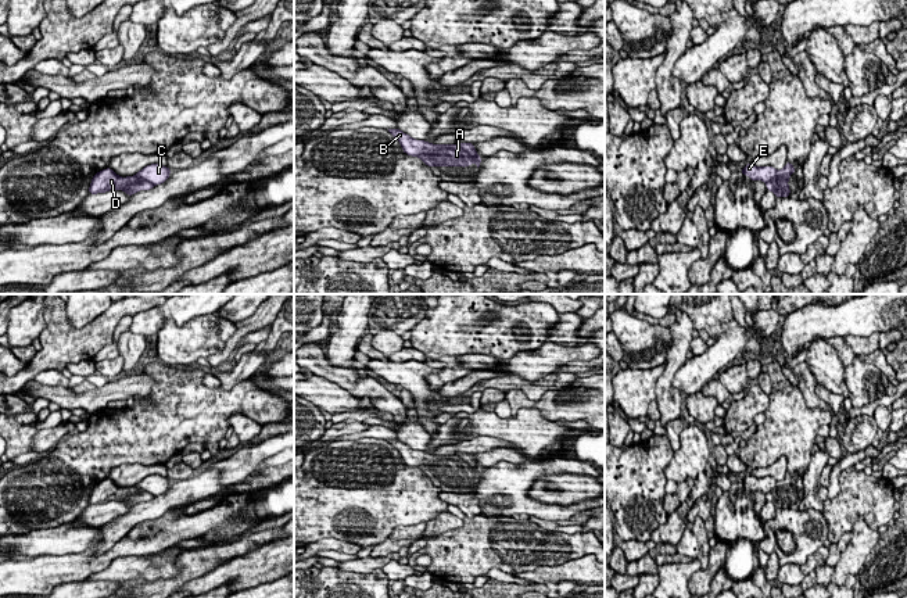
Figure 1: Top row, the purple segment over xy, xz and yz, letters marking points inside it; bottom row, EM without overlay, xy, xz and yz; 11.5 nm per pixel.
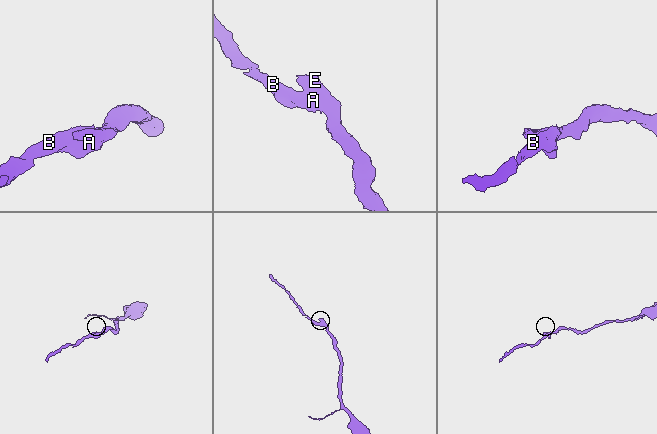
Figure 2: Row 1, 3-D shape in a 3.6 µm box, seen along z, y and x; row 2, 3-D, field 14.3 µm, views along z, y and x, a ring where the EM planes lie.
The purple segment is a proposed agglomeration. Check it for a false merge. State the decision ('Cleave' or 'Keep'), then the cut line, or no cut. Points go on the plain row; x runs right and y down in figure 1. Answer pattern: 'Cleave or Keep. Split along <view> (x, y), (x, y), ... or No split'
Cleave. Split along xy (133, 486), (154, 496)

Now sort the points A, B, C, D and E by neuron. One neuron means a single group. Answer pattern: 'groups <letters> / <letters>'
groups A B D / C E

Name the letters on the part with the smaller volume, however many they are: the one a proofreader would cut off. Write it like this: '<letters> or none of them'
A, B, D

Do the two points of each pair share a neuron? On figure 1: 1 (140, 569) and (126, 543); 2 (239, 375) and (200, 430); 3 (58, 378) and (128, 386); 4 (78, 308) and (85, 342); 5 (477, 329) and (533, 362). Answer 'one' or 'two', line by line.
1: two
2: two
3: two
4: two
5: two

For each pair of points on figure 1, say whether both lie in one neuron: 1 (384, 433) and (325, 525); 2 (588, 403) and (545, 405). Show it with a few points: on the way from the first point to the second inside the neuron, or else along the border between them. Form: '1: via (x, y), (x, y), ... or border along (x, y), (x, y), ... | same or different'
1: border along (348, 439), (380, 437), (387, 441) | different
2: via (577, 409), (556, 409) | same

